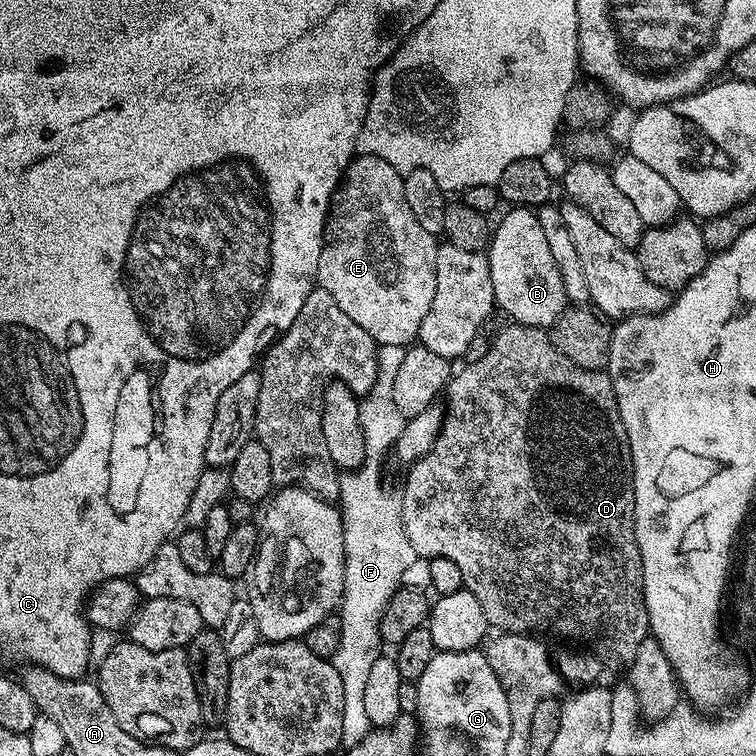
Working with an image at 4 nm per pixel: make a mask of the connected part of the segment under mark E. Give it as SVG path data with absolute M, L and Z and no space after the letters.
M357 155L348 165L348 169L344 171L344 179L341 180L340 187L332 196L332 204L328 207L328 221L324 223L324 245L322 246L322 254L318 258L316 283L326 290L326 294L332 295L334 302L338 302L338 306L342 306L342 310L346 310L346 314L350 314L350 318L354 318L354 322L358 322L358 326L362 326L362 330L366 330L366 334L370 334L370 338L374 338L377 345L408 346L419 337L422 318L426 318L426 310L430 310L430 302L434 302L437 247L437 237L429 234L419 224L406 202L404 176L401 172L394 170L394 166L390 166L390 162L386 162L382 158Z

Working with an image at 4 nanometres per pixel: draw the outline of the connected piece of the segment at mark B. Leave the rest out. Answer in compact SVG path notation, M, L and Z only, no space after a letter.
M516 206L500 220L500 225L495 225L490 236L490 243L486 249L488 265L490 266L490 280L494 282L495 307L500 308L509 317L509 321L534 326L545 330L559 320L566 311L568 299L566 290L562 286L562 274L558 274L558 265L550 254L550 246L546 243L546 234L542 234L542 226L538 222L535 211L528 206Z

